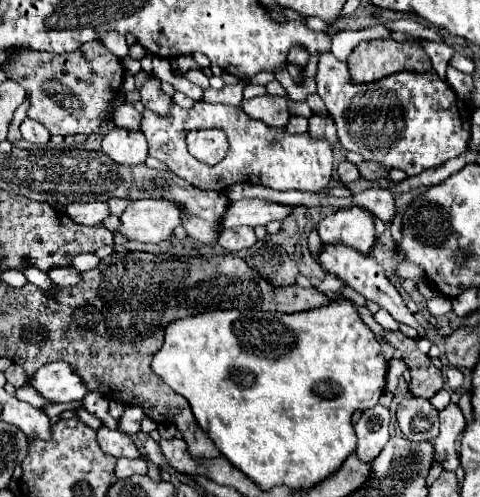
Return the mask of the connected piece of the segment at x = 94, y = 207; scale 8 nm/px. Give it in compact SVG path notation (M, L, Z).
M89 202L89 204L69 204L65 214L83 226L99 226L105 218L109 218L109 208L103 202Z

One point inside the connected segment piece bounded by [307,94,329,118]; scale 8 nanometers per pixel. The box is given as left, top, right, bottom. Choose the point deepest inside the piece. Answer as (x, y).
(314, 101)

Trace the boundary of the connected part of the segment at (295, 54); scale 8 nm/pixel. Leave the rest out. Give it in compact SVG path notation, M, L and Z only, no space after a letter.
M289 50L289 64L293 66L301 66L305 68L307 62L309 62L309 54L305 54L305 50Z

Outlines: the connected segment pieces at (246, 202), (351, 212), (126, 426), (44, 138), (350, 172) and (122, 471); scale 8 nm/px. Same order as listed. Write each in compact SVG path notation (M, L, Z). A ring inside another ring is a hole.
M243 198L229 206L225 214L225 228L267 226L271 220L283 222L291 214L293 208L297 206L279 204L279 202L261 200L261 198Z
M343 208L323 218L317 226L323 244L343 244L367 256L375 244L375 226L369 212L361 208Z
M127 406L127 410L123 412L119 424L117 424L117 430L119 432L125 432L129 436L133 436L139 428L141 428L141 420L143 420L143 410L139 406Z
M25 118L23 124L21 124L21 134L27 142L33 142L33 144L47 144L51 140L51 134L49 130L45 130L45 126L41 126L39 122L31 120L31 118Z
M345 160L345 162L341 162L341 164L339 164L337 174L339 174L339 180L341 180L343 184L347 184L347 182L353 182L353 180L359 180L359 178L361 178L361 174L359 174L357 166L355 166L353 162L349 162L349 160Z
M119 458L117 466L115 466L115 476L117 478L129 478L133 474L147 474L147 462L143 458L137 460L127 460L127 458Z

